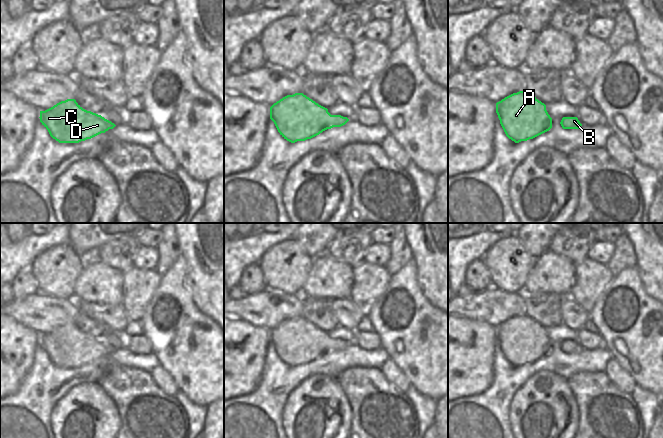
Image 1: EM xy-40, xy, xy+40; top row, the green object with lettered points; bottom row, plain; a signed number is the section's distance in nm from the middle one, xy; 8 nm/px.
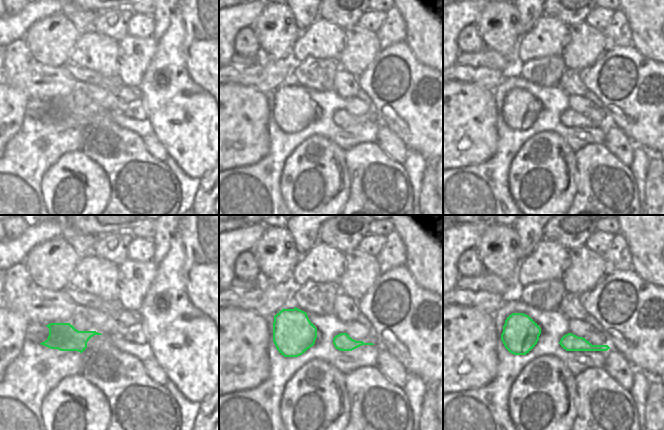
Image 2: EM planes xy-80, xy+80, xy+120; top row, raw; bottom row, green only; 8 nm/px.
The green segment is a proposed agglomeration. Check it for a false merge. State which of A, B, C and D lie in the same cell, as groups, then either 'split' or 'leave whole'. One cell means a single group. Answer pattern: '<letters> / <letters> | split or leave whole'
A B C D | leave whole

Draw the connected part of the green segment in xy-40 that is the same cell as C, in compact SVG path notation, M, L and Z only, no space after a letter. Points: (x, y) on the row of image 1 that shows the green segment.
M67 99L40 111L40 122L59 143L79 143L116 125L101 115L83 109L75 99Z

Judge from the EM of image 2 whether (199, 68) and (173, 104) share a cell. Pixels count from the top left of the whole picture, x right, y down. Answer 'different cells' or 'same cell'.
different cells

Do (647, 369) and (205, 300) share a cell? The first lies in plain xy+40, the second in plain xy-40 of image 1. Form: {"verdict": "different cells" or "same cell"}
{"verdict": "different cells"}

